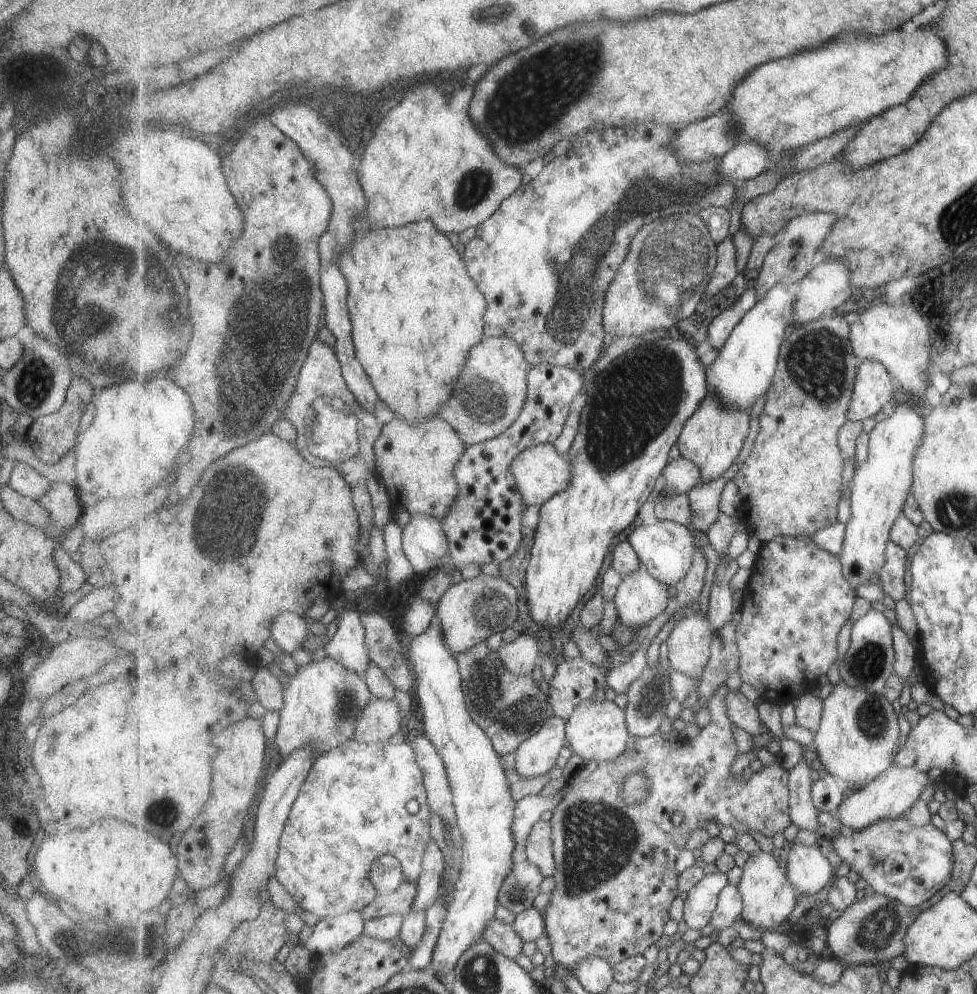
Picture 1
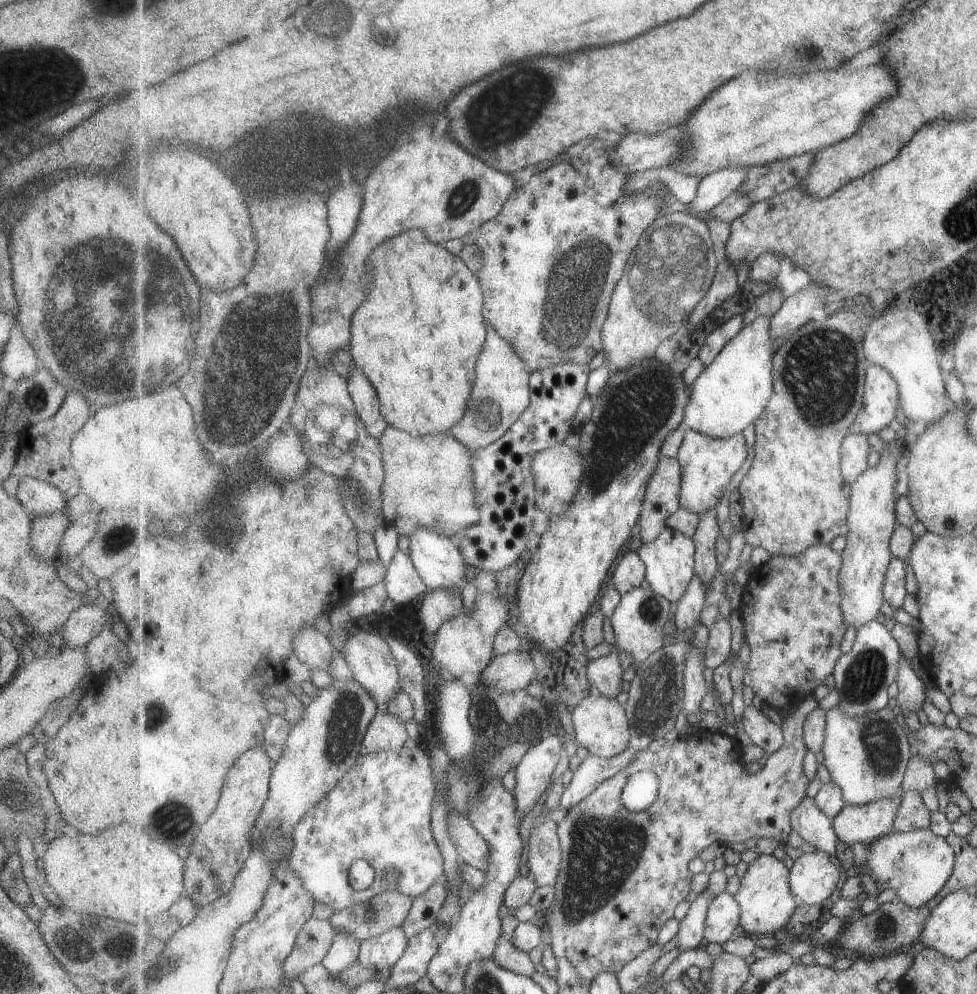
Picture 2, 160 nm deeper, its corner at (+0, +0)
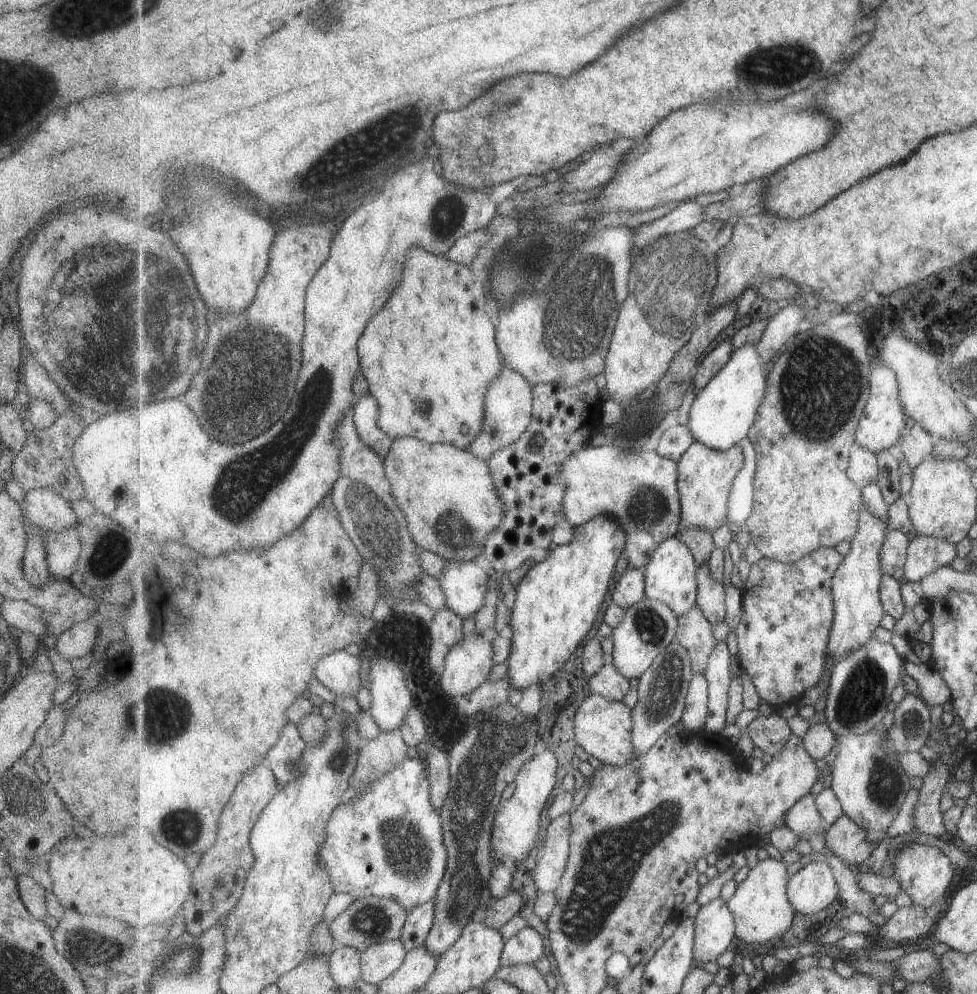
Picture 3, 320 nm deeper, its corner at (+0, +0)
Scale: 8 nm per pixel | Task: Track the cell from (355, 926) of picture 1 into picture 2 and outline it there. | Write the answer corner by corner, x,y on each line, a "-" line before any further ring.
335,930
333,946
329,948
327,956
323,958
322,964
334,976
345,972
355,960
360,959
362,941
355,934
347,934
341,930

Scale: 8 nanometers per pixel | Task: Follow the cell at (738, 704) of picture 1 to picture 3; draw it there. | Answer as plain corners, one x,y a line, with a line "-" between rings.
777,713
767,717
758,715
746,730
753,743
772,757
784,751
792,735
789,722

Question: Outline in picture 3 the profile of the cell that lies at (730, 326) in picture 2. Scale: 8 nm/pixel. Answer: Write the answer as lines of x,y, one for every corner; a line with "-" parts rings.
729,341
715,347
706,357
702,358
693,380
695,394
703,390
723,370
723,367
731,360
733,353
734,346

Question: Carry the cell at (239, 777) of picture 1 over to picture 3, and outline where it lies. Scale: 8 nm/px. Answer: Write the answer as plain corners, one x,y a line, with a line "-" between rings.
267,762
259,764
255,770
251,770
251,774
247,773
243,782
239,782
235,798
231,798
223,811
216,843
201,856
194,870
190,897
181,910
186,925
185,934
201,937
241,900
248,874
256,861
250,841
254,826
280,789
278,778

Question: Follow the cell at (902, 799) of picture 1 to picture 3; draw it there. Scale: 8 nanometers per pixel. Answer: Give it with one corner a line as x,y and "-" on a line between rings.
843,815
826,832
825,846
849,864
865,862
878,843
868,840
868,831
850,816

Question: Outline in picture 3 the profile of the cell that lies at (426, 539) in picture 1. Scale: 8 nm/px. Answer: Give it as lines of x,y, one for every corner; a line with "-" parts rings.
447,561
439,580
453,612
473,618
483,608
489,576
473,561

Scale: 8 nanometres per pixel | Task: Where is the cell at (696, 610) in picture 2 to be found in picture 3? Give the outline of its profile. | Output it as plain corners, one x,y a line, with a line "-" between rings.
697,604
689,613
678,618
677,640
691,653
695,673
706,674
710,654
719,644
713,629
714,624
705,618
705,613

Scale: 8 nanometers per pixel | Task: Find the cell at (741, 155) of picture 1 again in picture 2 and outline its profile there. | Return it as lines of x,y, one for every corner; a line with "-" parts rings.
728,167
720,169
712,175
707,175
698,188
698,198
686,206
687,213
697,217
701,212
709,212
721,204
730,193
735,193
748,175
745,167

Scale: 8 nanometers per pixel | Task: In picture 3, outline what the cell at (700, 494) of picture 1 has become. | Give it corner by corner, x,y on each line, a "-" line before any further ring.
708,562
698,567
698,601
705,618
715,626
727,618
727,594
723,584
712,577

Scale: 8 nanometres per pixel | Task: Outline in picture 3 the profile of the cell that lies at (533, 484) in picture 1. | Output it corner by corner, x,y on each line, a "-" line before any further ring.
615,443
589,446
562,463
560,475
568,482
564,511
569,524
587,524
602,515
620,521
626,532
628,567
645,569
661,543
681,531
678,462
662,457
656,450
626,449

